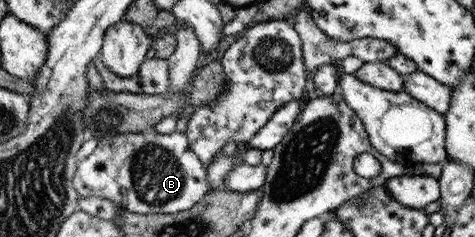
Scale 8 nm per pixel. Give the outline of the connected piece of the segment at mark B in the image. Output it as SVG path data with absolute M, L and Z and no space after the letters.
M185 132L121 133L98 141L87 158L77 162L72 180L81 197L101 197L129 212L175 214L193 208L209 194L207 167L189 146Z

